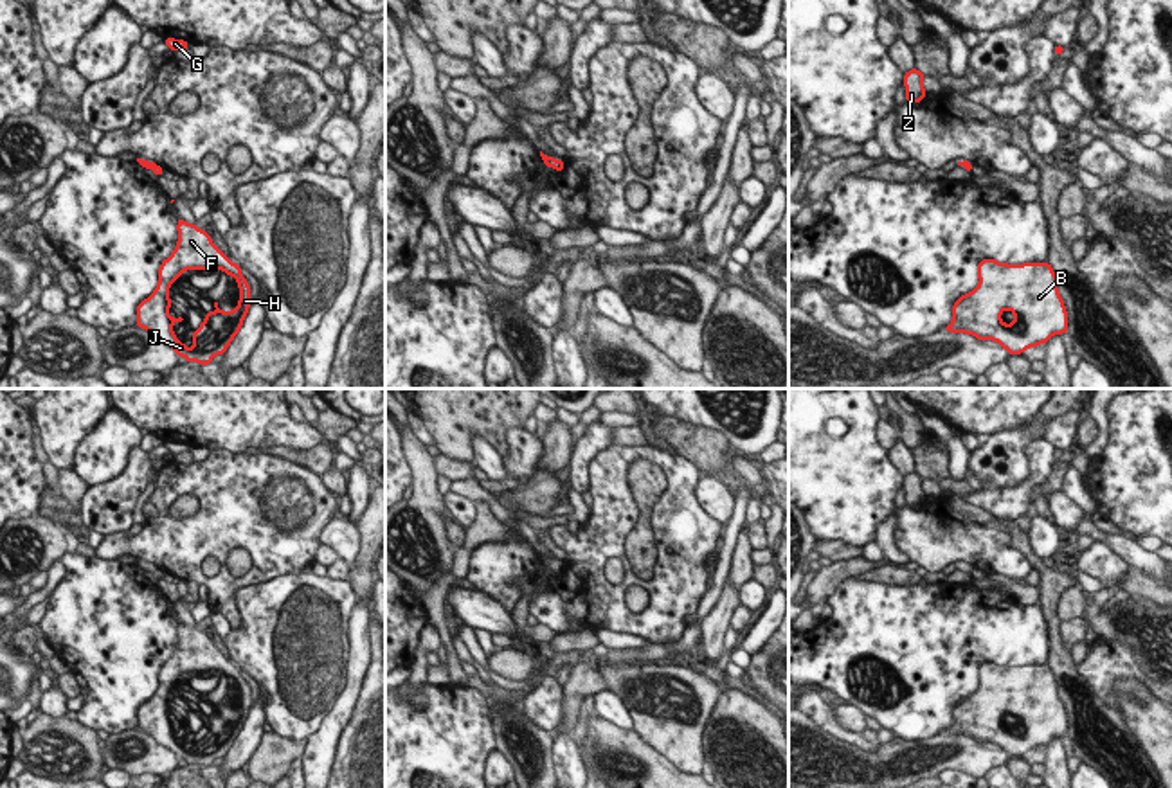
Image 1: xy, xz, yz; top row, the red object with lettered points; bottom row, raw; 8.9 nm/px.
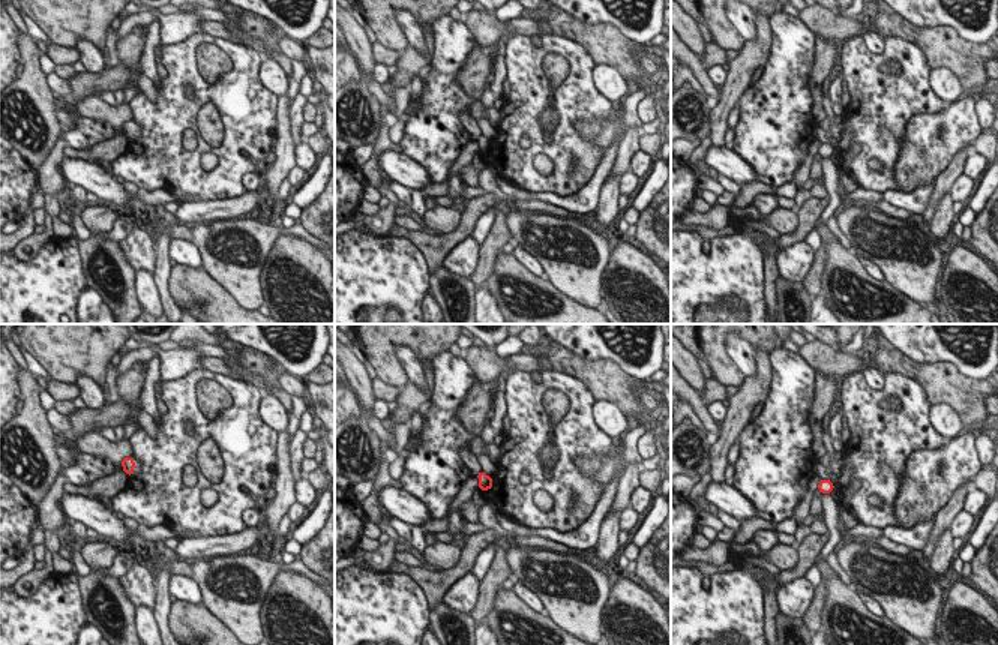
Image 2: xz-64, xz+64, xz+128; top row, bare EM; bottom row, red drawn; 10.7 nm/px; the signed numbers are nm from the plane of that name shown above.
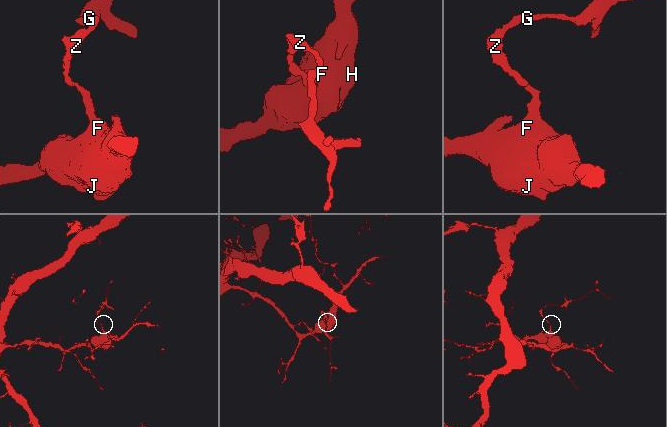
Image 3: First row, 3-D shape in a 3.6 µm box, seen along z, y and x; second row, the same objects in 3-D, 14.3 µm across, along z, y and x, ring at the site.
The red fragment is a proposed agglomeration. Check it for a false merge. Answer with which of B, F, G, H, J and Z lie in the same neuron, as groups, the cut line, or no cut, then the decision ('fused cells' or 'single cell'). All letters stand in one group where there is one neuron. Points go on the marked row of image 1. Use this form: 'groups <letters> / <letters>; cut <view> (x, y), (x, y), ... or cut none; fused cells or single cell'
groups B F G H J Z; cut none; single cell

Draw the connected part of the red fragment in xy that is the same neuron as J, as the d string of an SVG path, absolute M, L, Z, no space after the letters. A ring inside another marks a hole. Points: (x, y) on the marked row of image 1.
M178 218L178 243L171 255L158 268L158 284L153 293L137 306L137 327L149 331L158 342L169 345L176 356L187 362L207 365L216 354L225 354L227 347L239 333L243 318L250 308L250 286L241 275L241 266L232 263L211 239L211 236L193 223ZM216 268L232 275L239 288L238 308L221 311L214 302L214 311L205 313L205 320L193 331L193 347L189 349L173 333L175 322L185 322L185 317L169 317L169 286L185 270Z

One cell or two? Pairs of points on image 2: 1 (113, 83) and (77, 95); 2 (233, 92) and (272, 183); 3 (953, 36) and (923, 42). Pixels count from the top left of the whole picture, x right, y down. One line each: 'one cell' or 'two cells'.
1: one cell
2: two cells
3: one cell

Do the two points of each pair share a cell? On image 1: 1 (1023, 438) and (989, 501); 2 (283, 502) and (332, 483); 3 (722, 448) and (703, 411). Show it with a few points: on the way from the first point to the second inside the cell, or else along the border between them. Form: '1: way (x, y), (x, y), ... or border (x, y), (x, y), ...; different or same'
1: border (1027, 456), (1028, 474), (1016, 484), (982, 483); different
2: border (319, 477), (337, 499); different
3: border (670, 418), (715, 429), (731, 447); different

